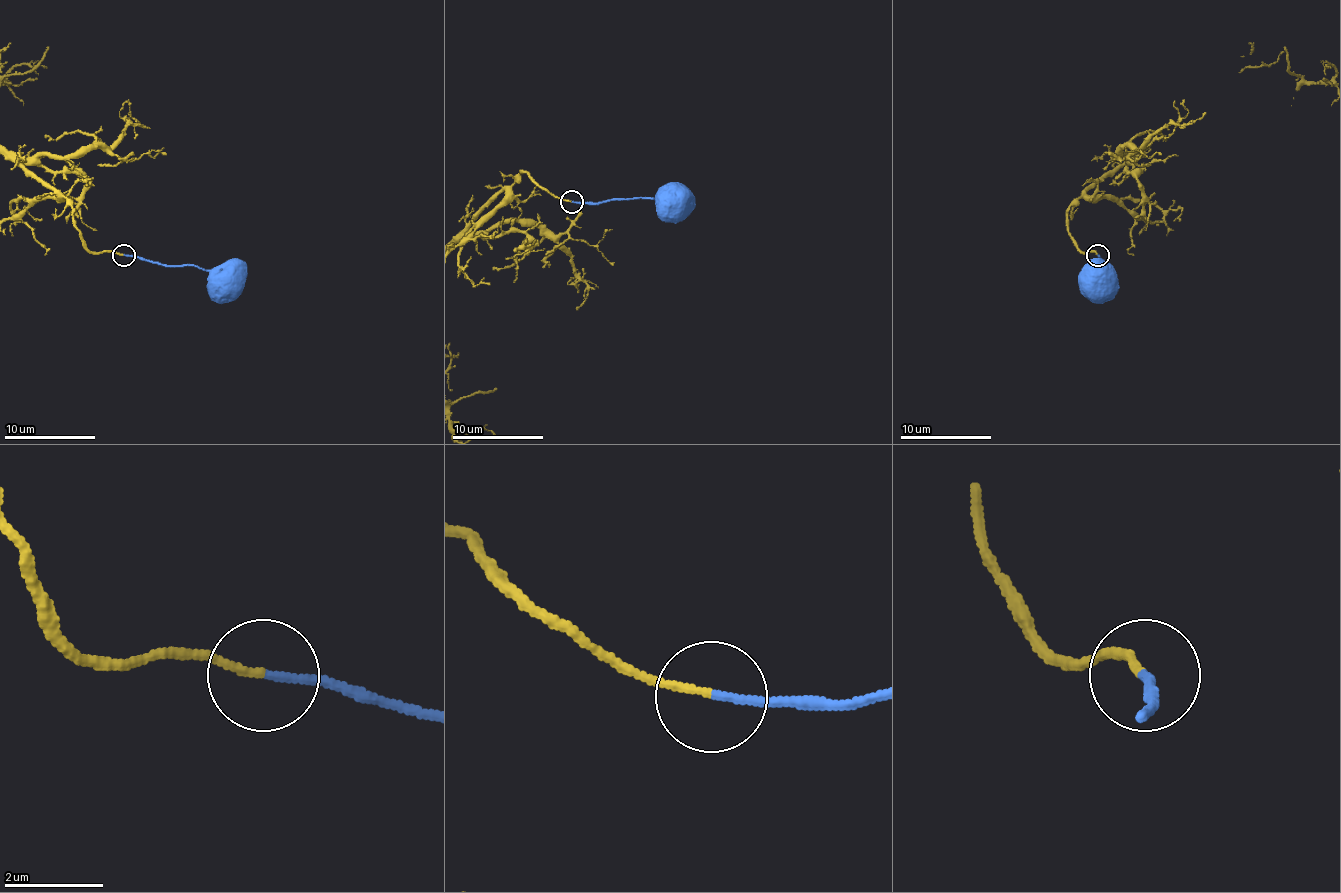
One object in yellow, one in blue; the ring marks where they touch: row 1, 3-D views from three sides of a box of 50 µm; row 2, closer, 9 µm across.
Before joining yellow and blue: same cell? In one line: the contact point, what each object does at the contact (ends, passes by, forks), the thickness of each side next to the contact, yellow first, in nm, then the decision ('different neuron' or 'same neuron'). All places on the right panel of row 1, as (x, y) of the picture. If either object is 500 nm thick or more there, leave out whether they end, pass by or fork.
at (1098, 255); yellow ends there; blue ends there; 140 nm thick on the yellow side, 160 nm on the other; same neuron

